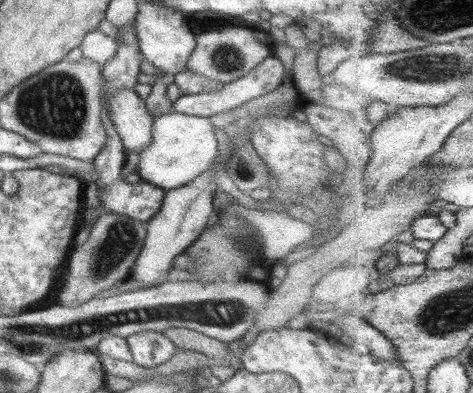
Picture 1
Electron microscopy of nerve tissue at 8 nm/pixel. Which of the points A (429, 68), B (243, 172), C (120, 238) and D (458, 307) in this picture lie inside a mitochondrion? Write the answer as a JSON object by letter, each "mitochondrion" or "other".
{"A":"mitochondrion","B":"other","C":"mitochondrion","D":"mitochondrion"}

